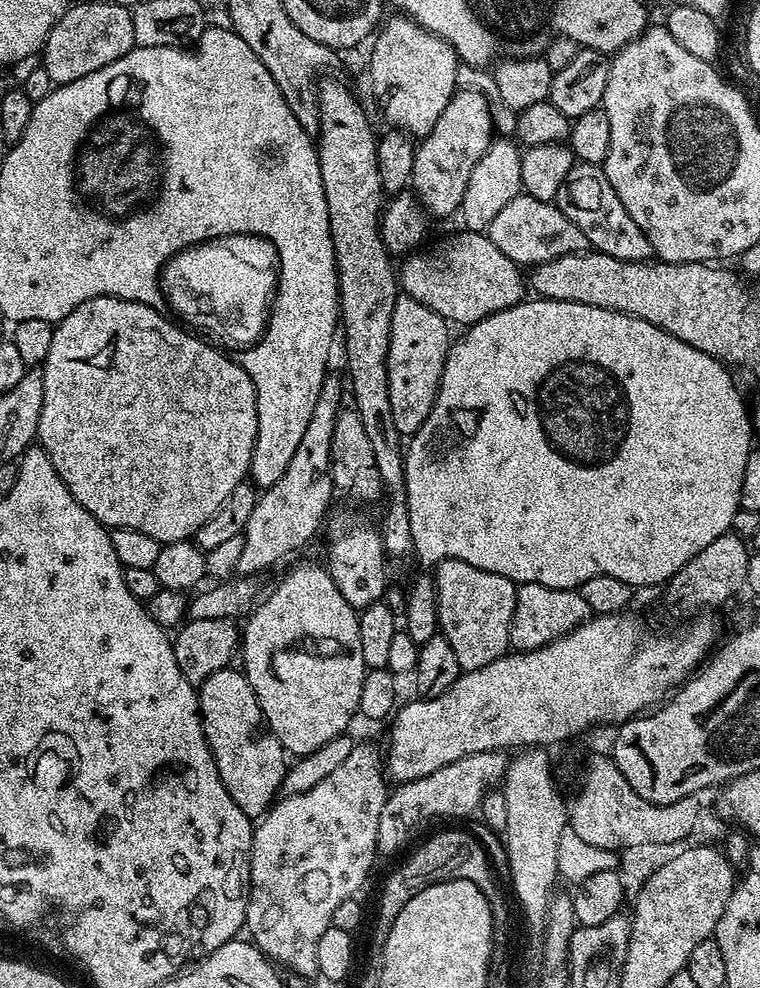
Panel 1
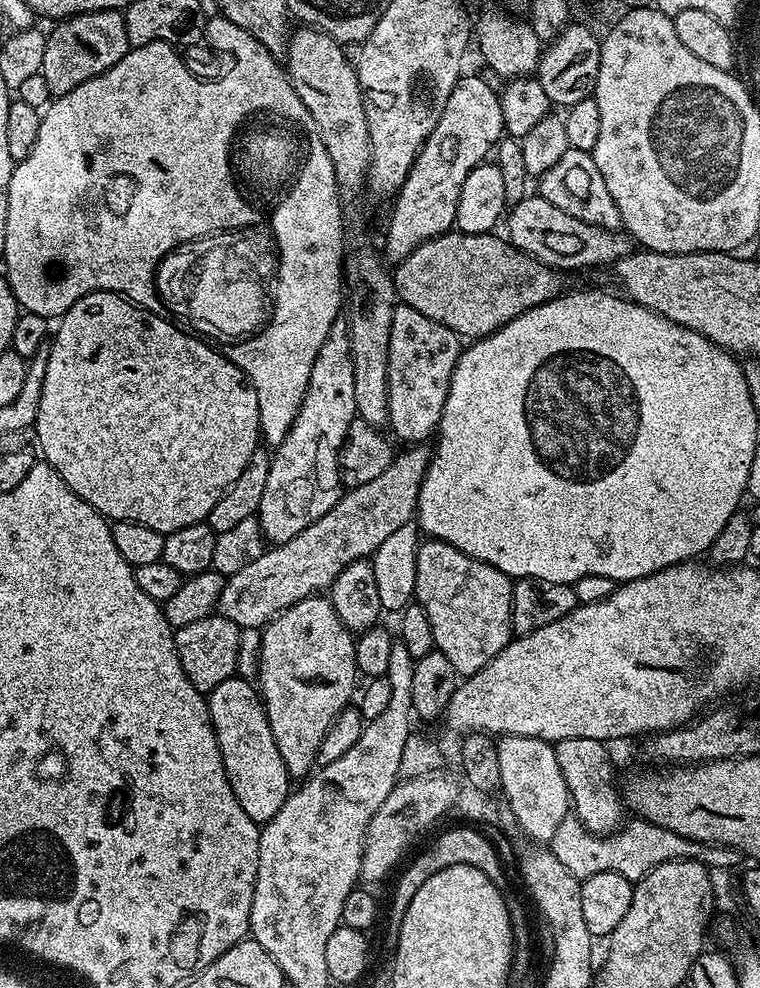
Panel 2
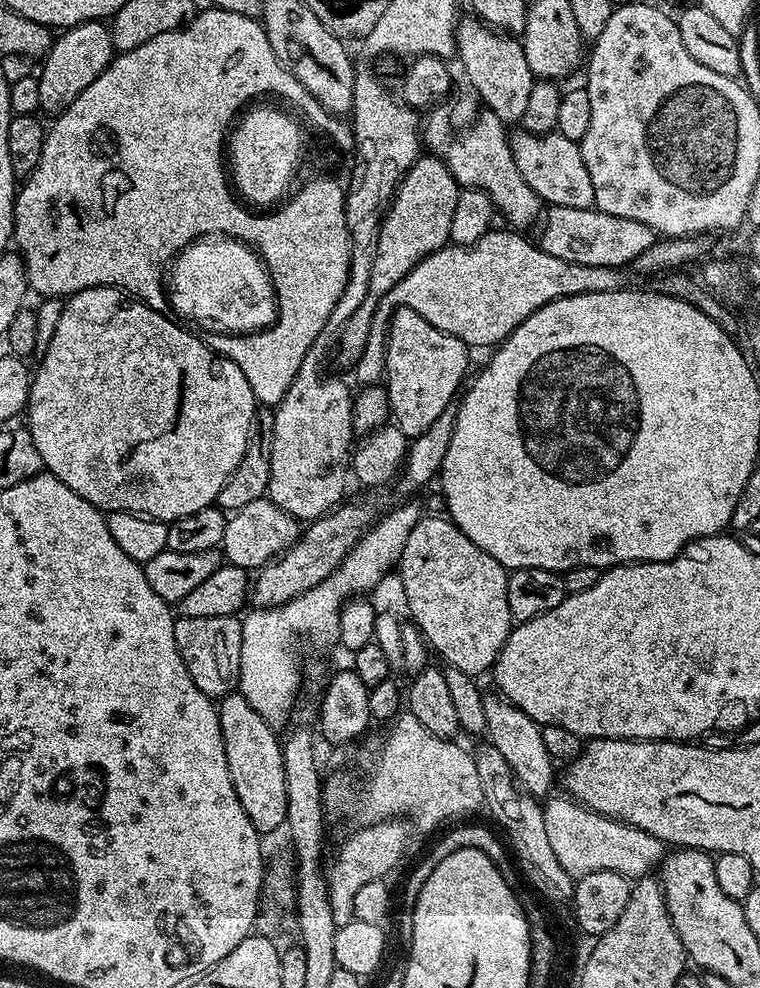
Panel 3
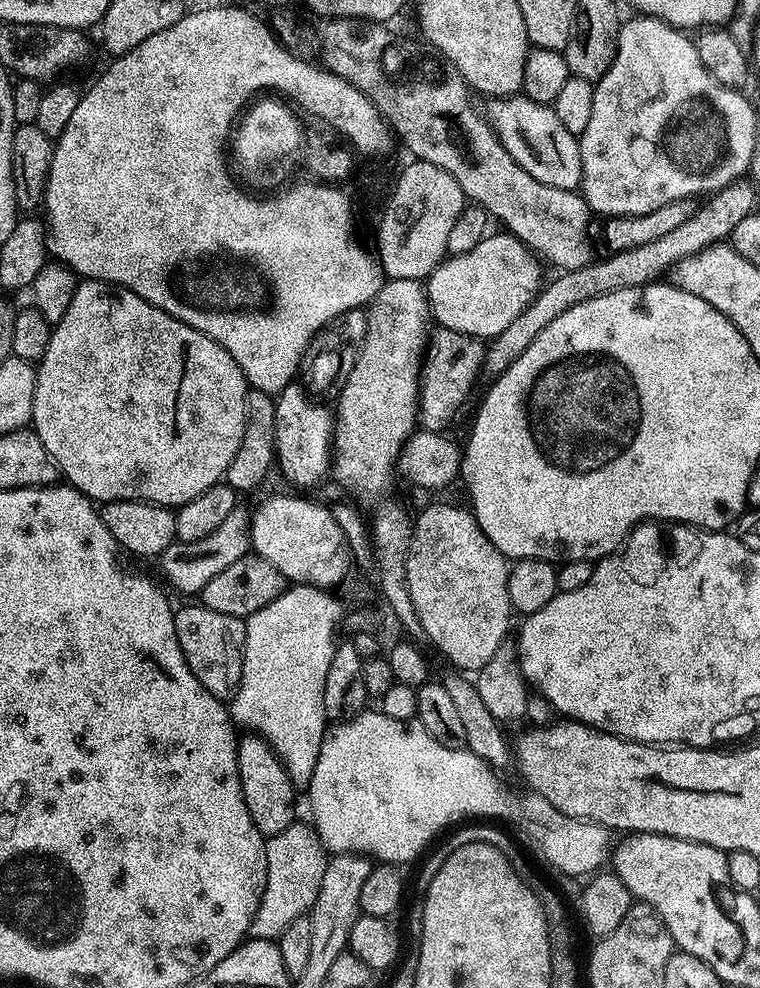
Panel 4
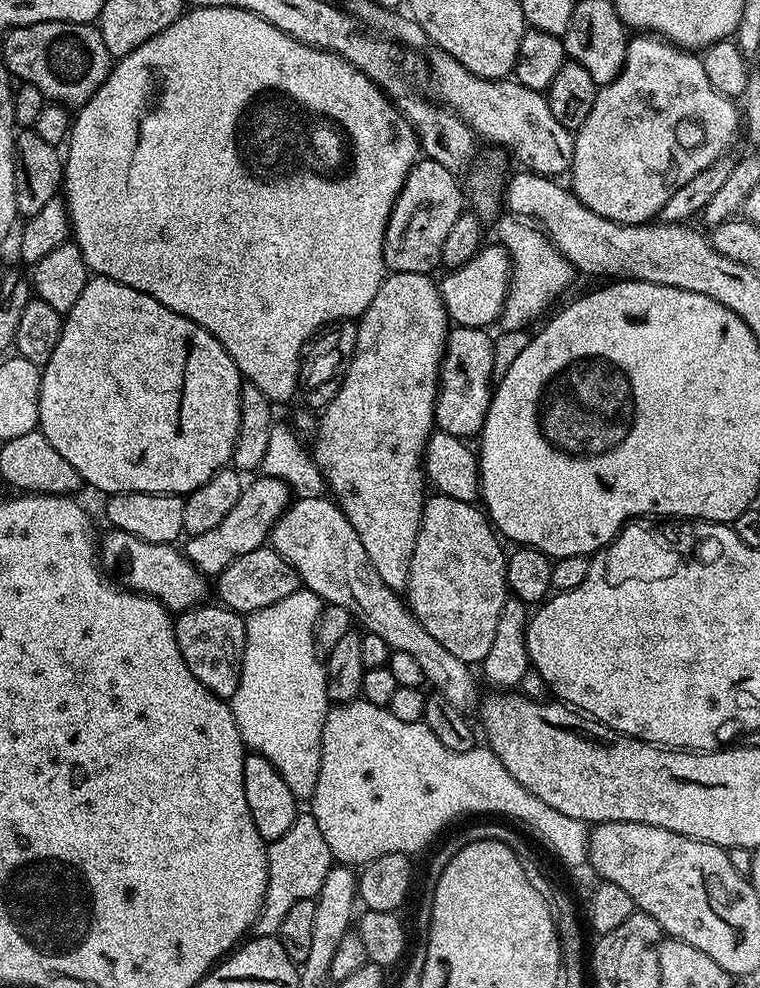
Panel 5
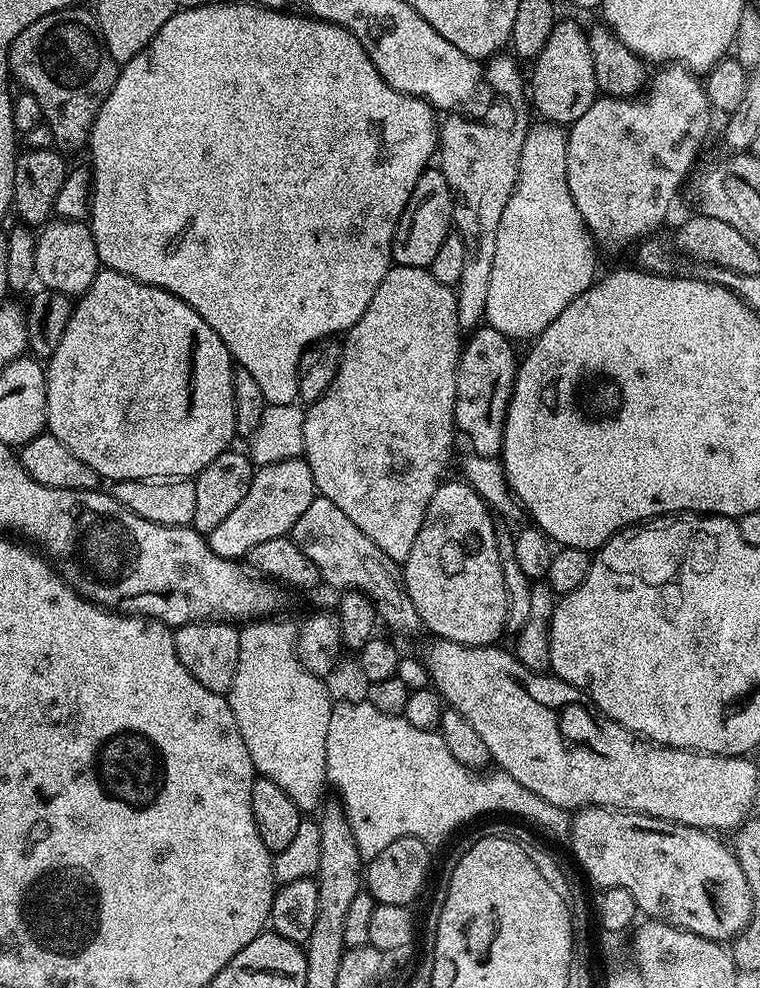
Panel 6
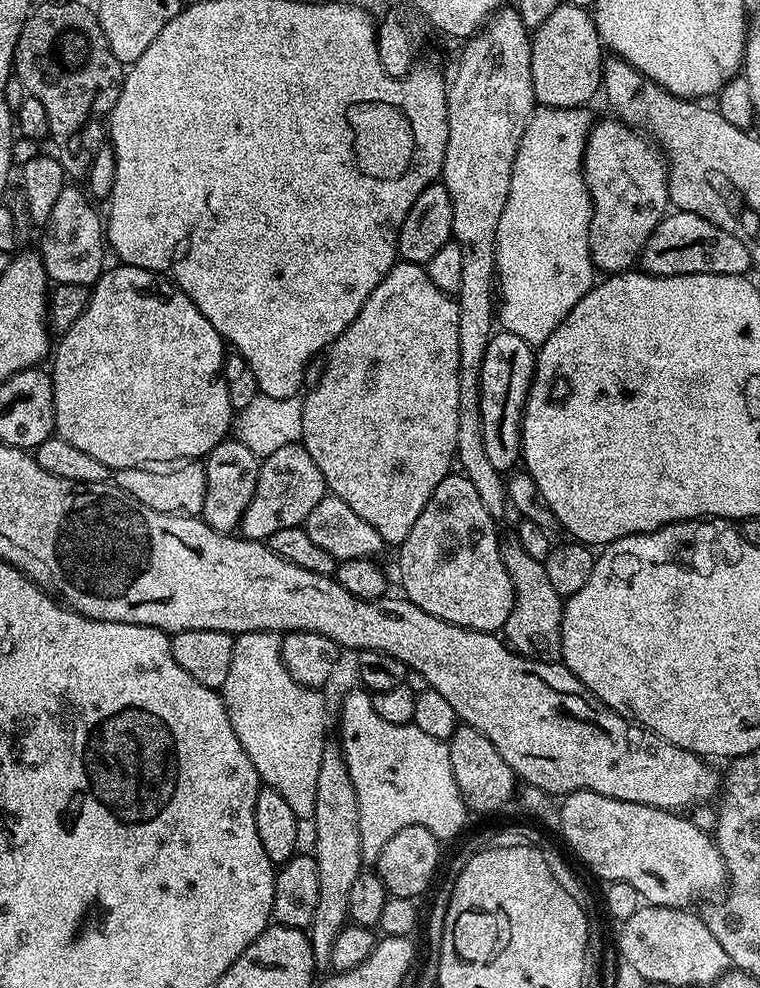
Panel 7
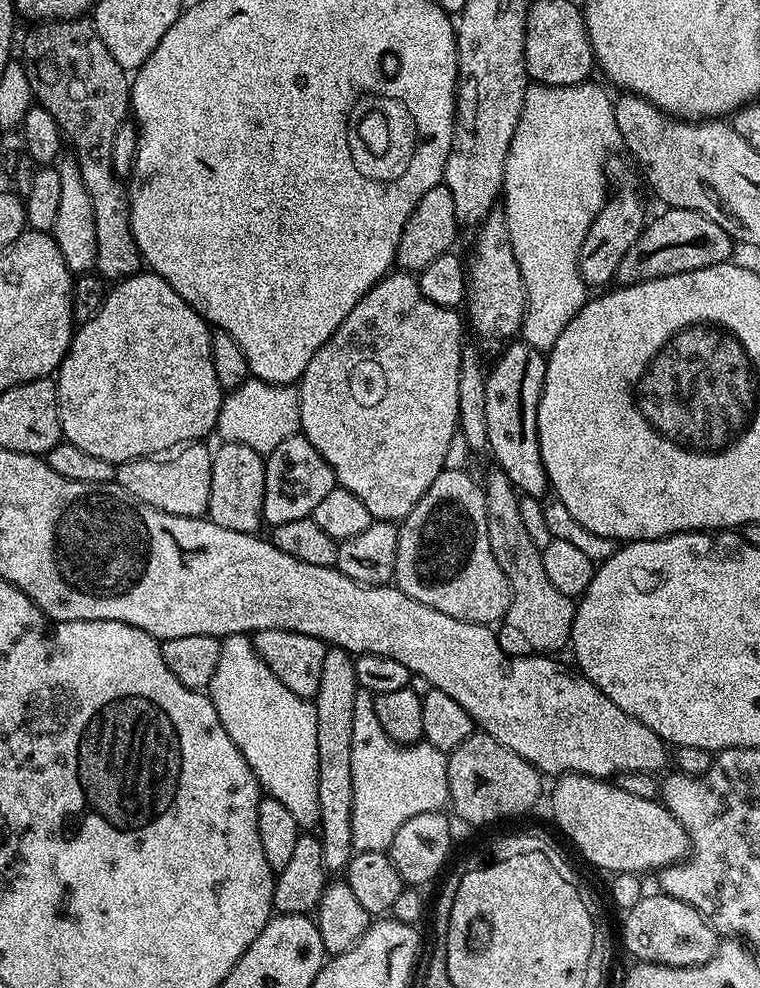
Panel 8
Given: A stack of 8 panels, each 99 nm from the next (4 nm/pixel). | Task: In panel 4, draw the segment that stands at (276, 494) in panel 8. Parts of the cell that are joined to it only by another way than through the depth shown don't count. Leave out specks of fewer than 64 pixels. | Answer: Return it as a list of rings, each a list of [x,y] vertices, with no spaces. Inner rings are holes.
[[[237,506],[234,510],[230,510],[226,522],[222,522],[222,526],[218,526],[218,530],[214,530],[214,534],[206,534],[206,538],[202,538],[198,542],[172,543],[158,557],[160,572],[164,575],[165,580],[163,583],[173,593],[176,591],[198,594],[202,590],[202,586],[206,586],[206,582],[210,582],[210,578],[215,578],[221,570],[227,570],[233,562],[238,562],[238,558],[249,555],[249,523],[249,509],[247,507],[244,509],[244,506]]]

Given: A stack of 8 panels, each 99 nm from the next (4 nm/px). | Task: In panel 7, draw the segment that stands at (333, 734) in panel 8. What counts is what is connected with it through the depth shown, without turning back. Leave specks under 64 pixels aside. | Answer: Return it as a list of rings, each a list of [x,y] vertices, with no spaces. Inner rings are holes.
[[[336,742],[325,743],[322,750],[310,827],[316,831],[314,855],[318,862],[318,907],[314,909],[312,926],[307,929],[307,934],[312,941],[312,953],[317,965],[324,966],[328,964],[330,950],[334,950],[334,938],[338,938],[345,924],[349,923],[350,889],[354,878],[358,878],[366,864],[362,842],[358,838],[358,794],[354,794],[354,782],[350,782],[346,758]]]

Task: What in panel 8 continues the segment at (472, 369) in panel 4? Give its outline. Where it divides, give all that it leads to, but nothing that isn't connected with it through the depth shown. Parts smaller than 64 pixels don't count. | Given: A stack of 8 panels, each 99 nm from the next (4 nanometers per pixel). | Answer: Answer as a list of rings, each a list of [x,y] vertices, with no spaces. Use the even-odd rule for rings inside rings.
[[[512,342],[500,356],[497,362],[486,376],[486,430],[488,431],[488,447],[490,456],[497,460],[498,468],[506,474],[517,493],[543,497],[543,492],[549,491],[548,475],[540,461],[540,443],[538,442],[538,402],[542,394],[542,386],[546,378],[546,366],[548,365],[545,353],[531,348],[523,342]]]

